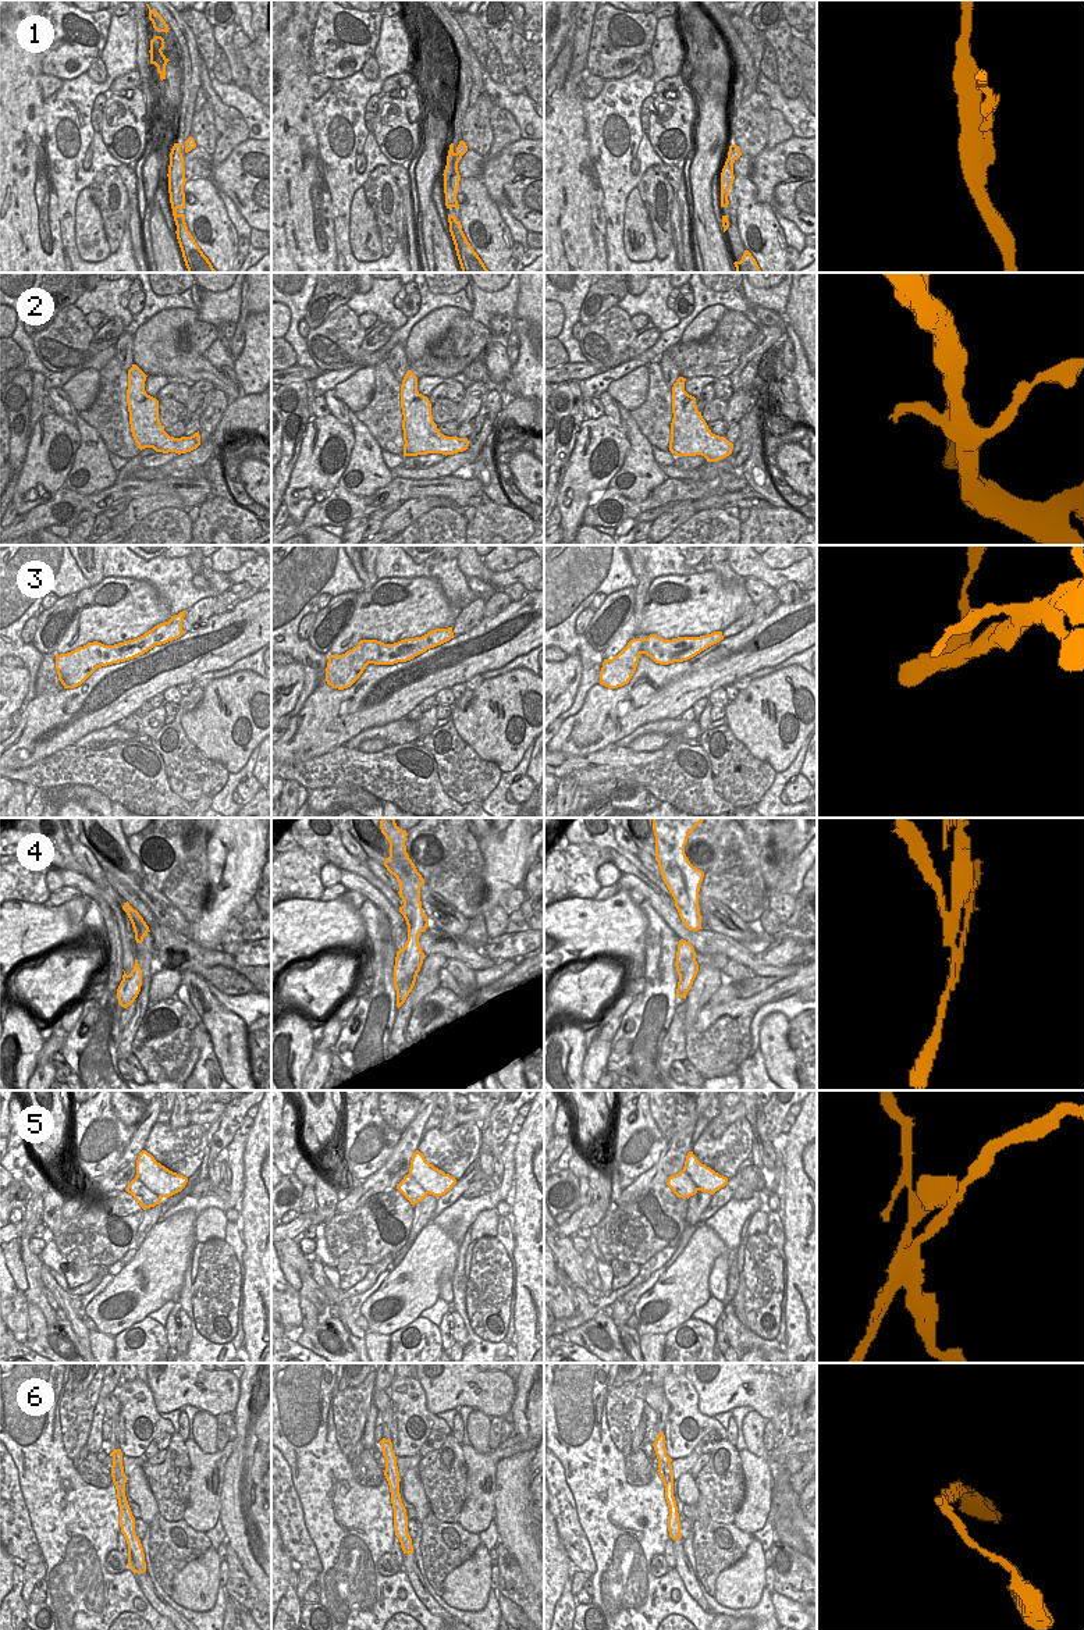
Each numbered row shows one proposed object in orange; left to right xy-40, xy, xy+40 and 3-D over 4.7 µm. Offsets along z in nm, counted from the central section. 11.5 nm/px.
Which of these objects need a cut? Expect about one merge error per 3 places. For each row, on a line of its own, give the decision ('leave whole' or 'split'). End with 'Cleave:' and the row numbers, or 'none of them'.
1: split
2: leave whole
3: leave whole
4: leave whole
5: split
6: split
Cleave: 1, 5, 6

